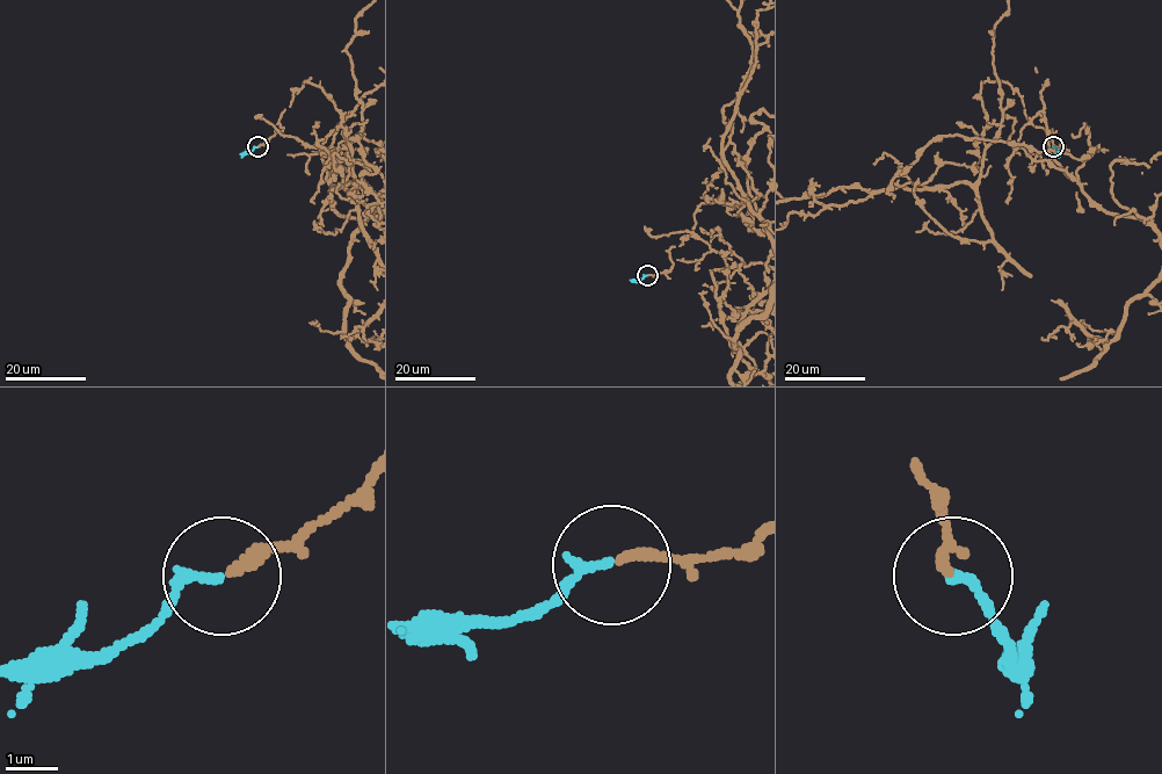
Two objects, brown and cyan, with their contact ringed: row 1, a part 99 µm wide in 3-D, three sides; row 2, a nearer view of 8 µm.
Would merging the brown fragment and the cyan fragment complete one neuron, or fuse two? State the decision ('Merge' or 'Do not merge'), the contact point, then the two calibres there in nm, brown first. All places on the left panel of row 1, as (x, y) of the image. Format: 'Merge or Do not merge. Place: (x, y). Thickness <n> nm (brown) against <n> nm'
Merge. Place: (258, 146). Thickness 220 nm (brown) against 190 nm

